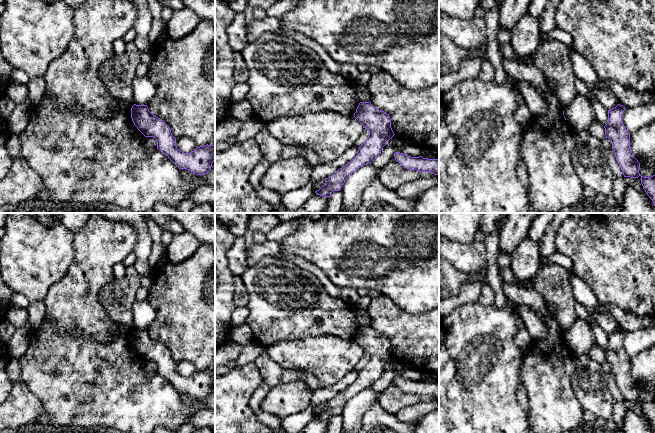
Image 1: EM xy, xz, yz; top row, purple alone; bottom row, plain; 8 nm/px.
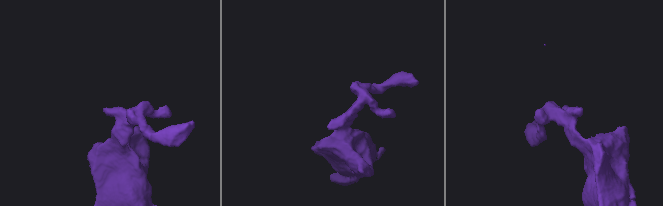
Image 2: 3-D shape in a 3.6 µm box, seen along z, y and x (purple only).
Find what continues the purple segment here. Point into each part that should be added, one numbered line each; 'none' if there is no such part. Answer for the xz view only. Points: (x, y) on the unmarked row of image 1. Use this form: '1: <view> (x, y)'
none

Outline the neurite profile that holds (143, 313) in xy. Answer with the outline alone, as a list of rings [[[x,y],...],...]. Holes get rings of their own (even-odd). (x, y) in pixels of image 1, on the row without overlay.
[[[147,300],[135,301],[132,312],[136,329],[147,329],[155,318],[155,310]]]

